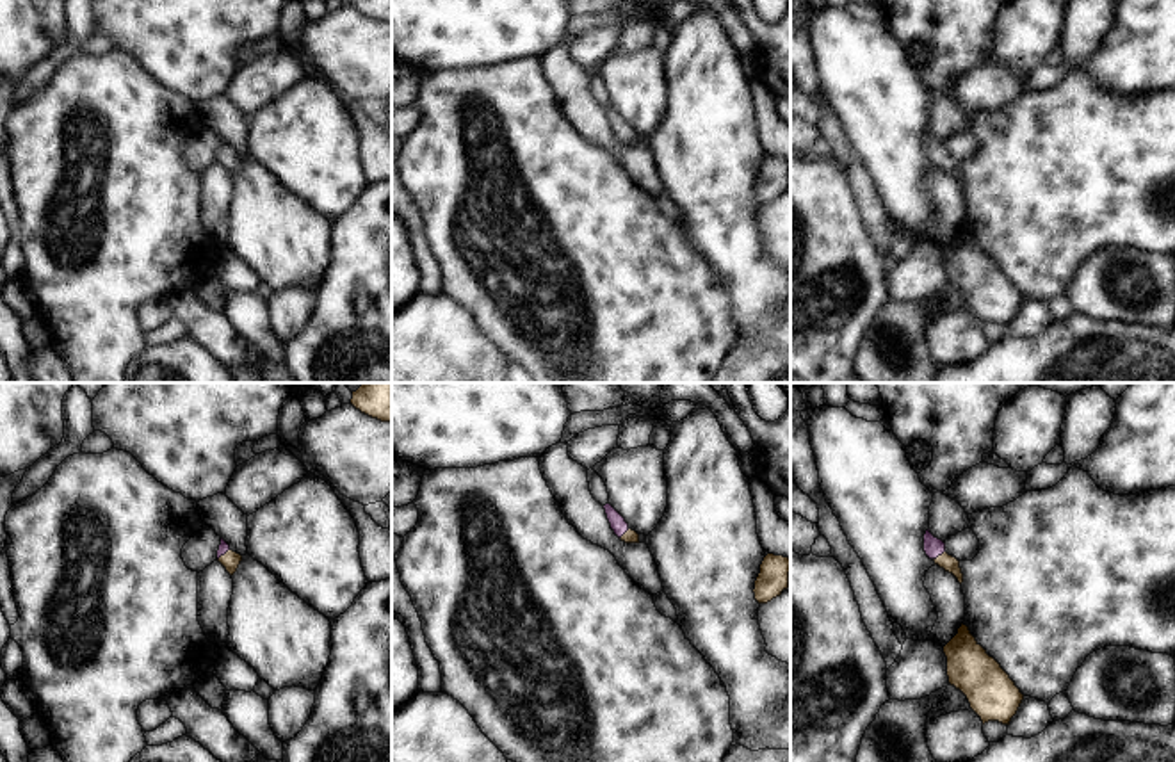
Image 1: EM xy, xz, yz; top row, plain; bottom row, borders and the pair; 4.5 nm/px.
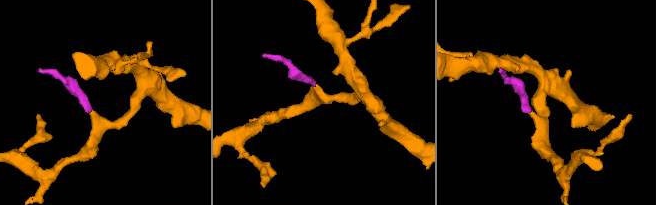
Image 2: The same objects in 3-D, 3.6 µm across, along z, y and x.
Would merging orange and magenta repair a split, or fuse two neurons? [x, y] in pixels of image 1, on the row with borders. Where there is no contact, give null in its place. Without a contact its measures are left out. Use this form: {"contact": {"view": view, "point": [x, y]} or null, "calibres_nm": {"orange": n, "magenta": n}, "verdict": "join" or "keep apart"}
{"contact": {"view": "yz", "point": [939, 556]}, "calibres_nm": {"orange": 70, "magenta": 90}, "verdict": "join"}

